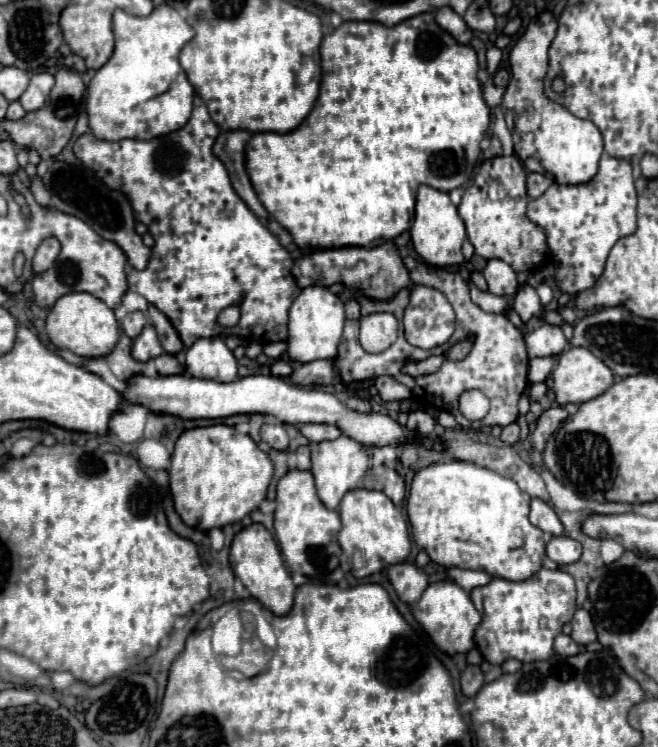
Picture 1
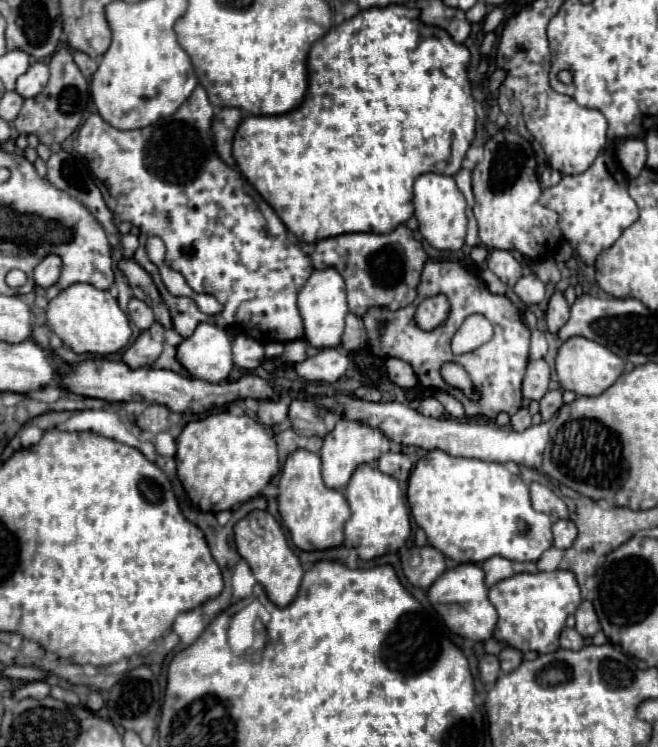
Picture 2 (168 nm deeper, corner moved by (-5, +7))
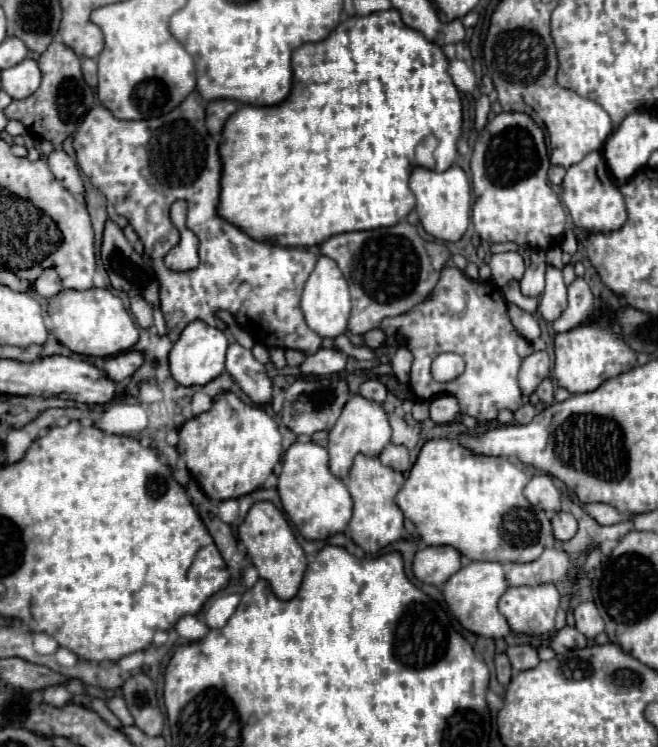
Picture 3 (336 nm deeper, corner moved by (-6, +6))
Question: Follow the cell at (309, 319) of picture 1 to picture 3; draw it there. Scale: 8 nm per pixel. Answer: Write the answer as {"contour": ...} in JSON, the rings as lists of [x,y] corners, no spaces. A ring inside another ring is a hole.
{"contour":[[[328,256],[318,258],[316,268],[306,280],[306,286],[302,292],[302,312],[304,312],[306,324],[322,338],[336,338],[346,332],[348,316],[350,316],[350,294],[348,294],[346,278],[342,276],[342,270],[332,258]]]}

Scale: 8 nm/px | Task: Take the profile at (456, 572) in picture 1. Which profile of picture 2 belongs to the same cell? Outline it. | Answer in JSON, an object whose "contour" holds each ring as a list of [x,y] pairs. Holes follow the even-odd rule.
{"contour":[[[491,557],[491,559],[481,563],[481,569],[485,573],[485,585],[491,587],[505,577],[511,577],[511,575],[517,575],[517,573],[523,573],[523,571],[533,573],[533,571],[537,571],[537,565],[535,563],[519,563],[519,561],[513,563],[505,557]]]}

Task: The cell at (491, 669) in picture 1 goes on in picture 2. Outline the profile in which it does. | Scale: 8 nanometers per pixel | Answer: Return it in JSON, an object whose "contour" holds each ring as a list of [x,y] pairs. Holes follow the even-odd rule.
{"contour":[[[505,647],[497,657],[499,657],[499,663],[501,663],[501,671],[503,673],[513,671],[521,663],[521,651],[517,651],[517,649]]]}

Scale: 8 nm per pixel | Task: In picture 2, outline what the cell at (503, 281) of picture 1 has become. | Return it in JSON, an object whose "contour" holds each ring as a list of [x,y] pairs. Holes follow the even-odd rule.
{"contour":[[[491,251],[487,267],[509,287],[513,287],[521,277],[521,265],[509,251]]]}

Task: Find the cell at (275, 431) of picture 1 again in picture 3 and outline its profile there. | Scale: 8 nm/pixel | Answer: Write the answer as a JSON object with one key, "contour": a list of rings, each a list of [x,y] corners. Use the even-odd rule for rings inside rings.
{"contour":[[[238,342],[228,346],[226,370],[256,404],[272,402],[272,380],[268,378],[264,364],[260,364],[252,352],[242,348]]]}

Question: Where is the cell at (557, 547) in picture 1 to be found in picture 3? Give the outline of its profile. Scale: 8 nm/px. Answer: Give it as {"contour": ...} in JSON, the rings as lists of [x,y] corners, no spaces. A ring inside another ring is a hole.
{"contour":[[[560,510],[560,512],[556,512],[552,516],[552,530],[554,530],[554,536],[558,540],[562,540],[562,542],[564,540],[570,540],[576,534],[576,528],[578,528],[576,518],[570,512]]]}

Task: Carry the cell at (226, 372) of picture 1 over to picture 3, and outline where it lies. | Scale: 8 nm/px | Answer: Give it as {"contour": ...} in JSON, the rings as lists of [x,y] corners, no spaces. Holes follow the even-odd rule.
{"contour":[[[190,322],[180,334],[180,338],[174,342],[168,360],[170,360],[170,372],[174,380],[180,386],[202,386],[214,380],[216,376],[222,374],[224,370],[224,360],[226,360],[226,348],[228,348],[228,338],[222,330],[208,326],[206,322]]]}

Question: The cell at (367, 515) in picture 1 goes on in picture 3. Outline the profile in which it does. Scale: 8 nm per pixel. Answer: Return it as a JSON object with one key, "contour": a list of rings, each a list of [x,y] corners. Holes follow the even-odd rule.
{"contour":[[[358,454],[354,458],[354,464],[348,474],[348,490],[354,500],[354,514],[350,520],[352,540],[366,552],[366,554],[378,554],[384,546],[390,542],[396,542],[402,538],[404,532],[404,516],[398,504],[394,502],[398,490],[404,486],[404,476],[390,466],[384,466],[378,458],[370,458],[364,454]]]}

